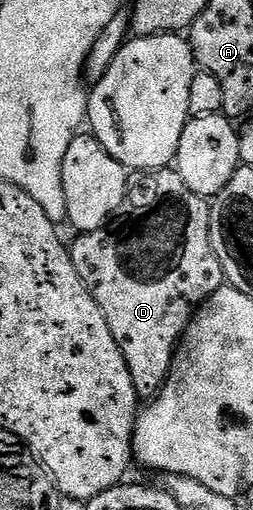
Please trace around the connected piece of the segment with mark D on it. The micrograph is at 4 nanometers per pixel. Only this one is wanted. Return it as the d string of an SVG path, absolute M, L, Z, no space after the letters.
M172 167L141 170L130 179L117 215L99 230L80 233L77 241L68 247L71 262L75 262L79 278L83 278L83 286L95 298L95 306L103 310L103 318L107 318L111 338L115 338L115 346L119 346L131 370L142 401L152 400L157 389L164 386L177 345L197 309L226 283L225 271L209 237L209 205L210 201L190 190Z

